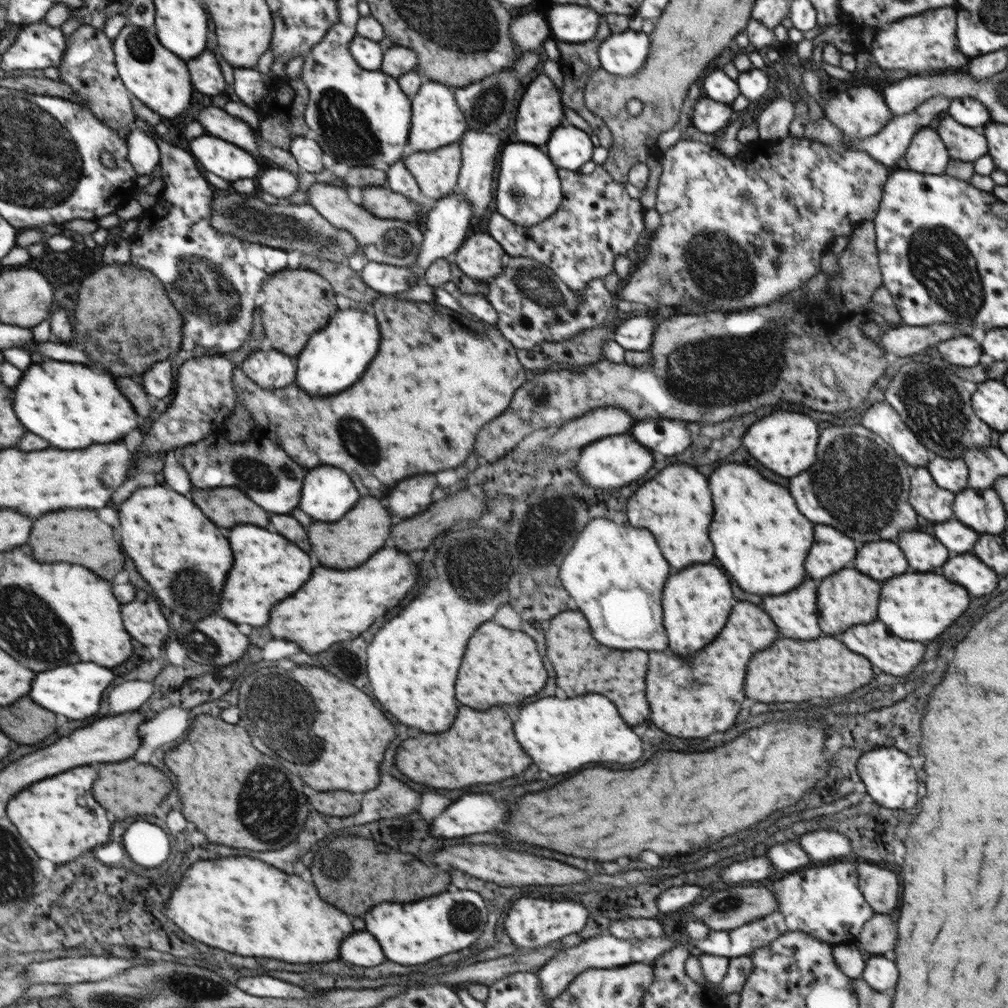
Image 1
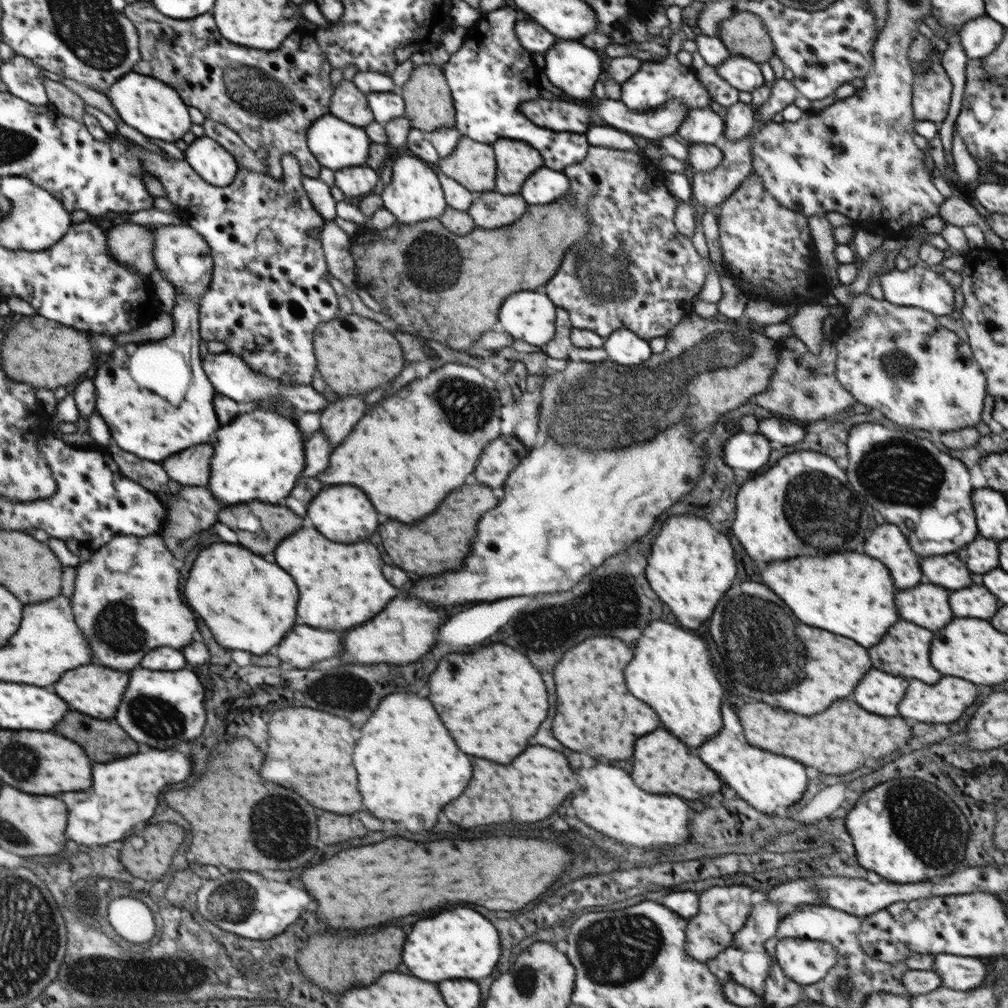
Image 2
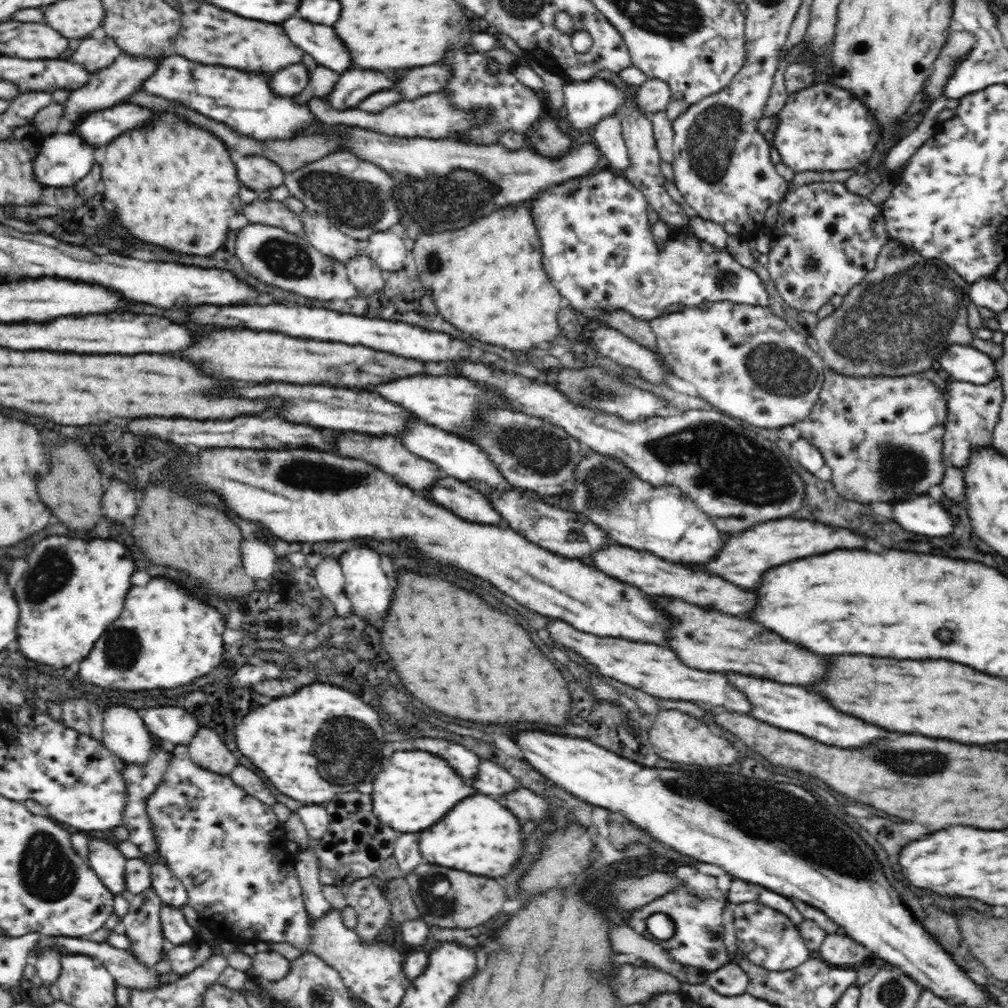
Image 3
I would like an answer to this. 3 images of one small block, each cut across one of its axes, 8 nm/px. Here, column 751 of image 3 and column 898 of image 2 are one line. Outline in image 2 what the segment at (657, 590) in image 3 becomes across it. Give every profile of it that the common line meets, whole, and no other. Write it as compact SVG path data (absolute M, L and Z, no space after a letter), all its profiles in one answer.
M918 584L894 596L900 616L928 630L940 630L952 620L948 590L934 584Z

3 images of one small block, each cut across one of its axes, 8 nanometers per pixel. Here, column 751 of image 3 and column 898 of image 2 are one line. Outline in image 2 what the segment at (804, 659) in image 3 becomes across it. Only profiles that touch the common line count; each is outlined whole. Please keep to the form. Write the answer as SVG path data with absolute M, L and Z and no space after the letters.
M898 620L888 632L886 636L880 640L878 648L870 648L870 660L872 666L878 668L878 654L880 654L880 662L882 662L882 672L894 674L894 676L906 676L906 678L918 678L926 684L936 684L940 680L940 672L936 672L930 664L930 640L932 640L932 632L926 628L920 628L916 624L910 624L906 620Z

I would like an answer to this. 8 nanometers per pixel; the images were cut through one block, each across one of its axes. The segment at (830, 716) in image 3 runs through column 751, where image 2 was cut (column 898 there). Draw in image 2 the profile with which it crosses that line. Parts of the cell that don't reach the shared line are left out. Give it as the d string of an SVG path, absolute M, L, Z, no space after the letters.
M870 668L854 688L850 700L860 704L864 710L880 716L896 716L898 702L904 696L908 682L900 676L890 676L876 668Z

